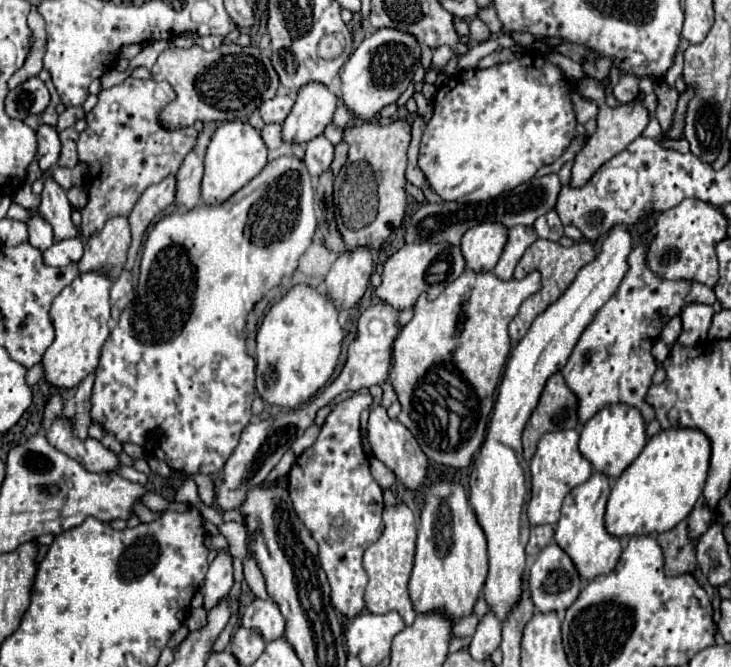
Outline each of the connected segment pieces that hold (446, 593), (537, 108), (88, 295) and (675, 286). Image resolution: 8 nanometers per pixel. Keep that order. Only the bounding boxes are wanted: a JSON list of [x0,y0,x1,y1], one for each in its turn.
[[408,483,488,623],[418,55,576,203],[42,273,112,389],[560,243,690,425]]

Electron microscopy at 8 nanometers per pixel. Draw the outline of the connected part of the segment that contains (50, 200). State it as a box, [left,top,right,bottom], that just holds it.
[38,171,78,241]

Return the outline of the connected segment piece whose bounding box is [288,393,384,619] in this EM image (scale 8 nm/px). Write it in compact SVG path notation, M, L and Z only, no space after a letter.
M358 393L338 403L322 425L316 443L296 459L288 473L288 493L294 513L320 545L320 563L330 579L332 605L348 619L364 609L362 597L368 575L362 567L362 555L382 531L382 489L370 475L360 435L360 413L372 401L370 393Z

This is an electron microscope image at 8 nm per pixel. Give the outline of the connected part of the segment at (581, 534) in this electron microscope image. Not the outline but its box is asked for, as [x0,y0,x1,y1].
[554,473,620,581]

